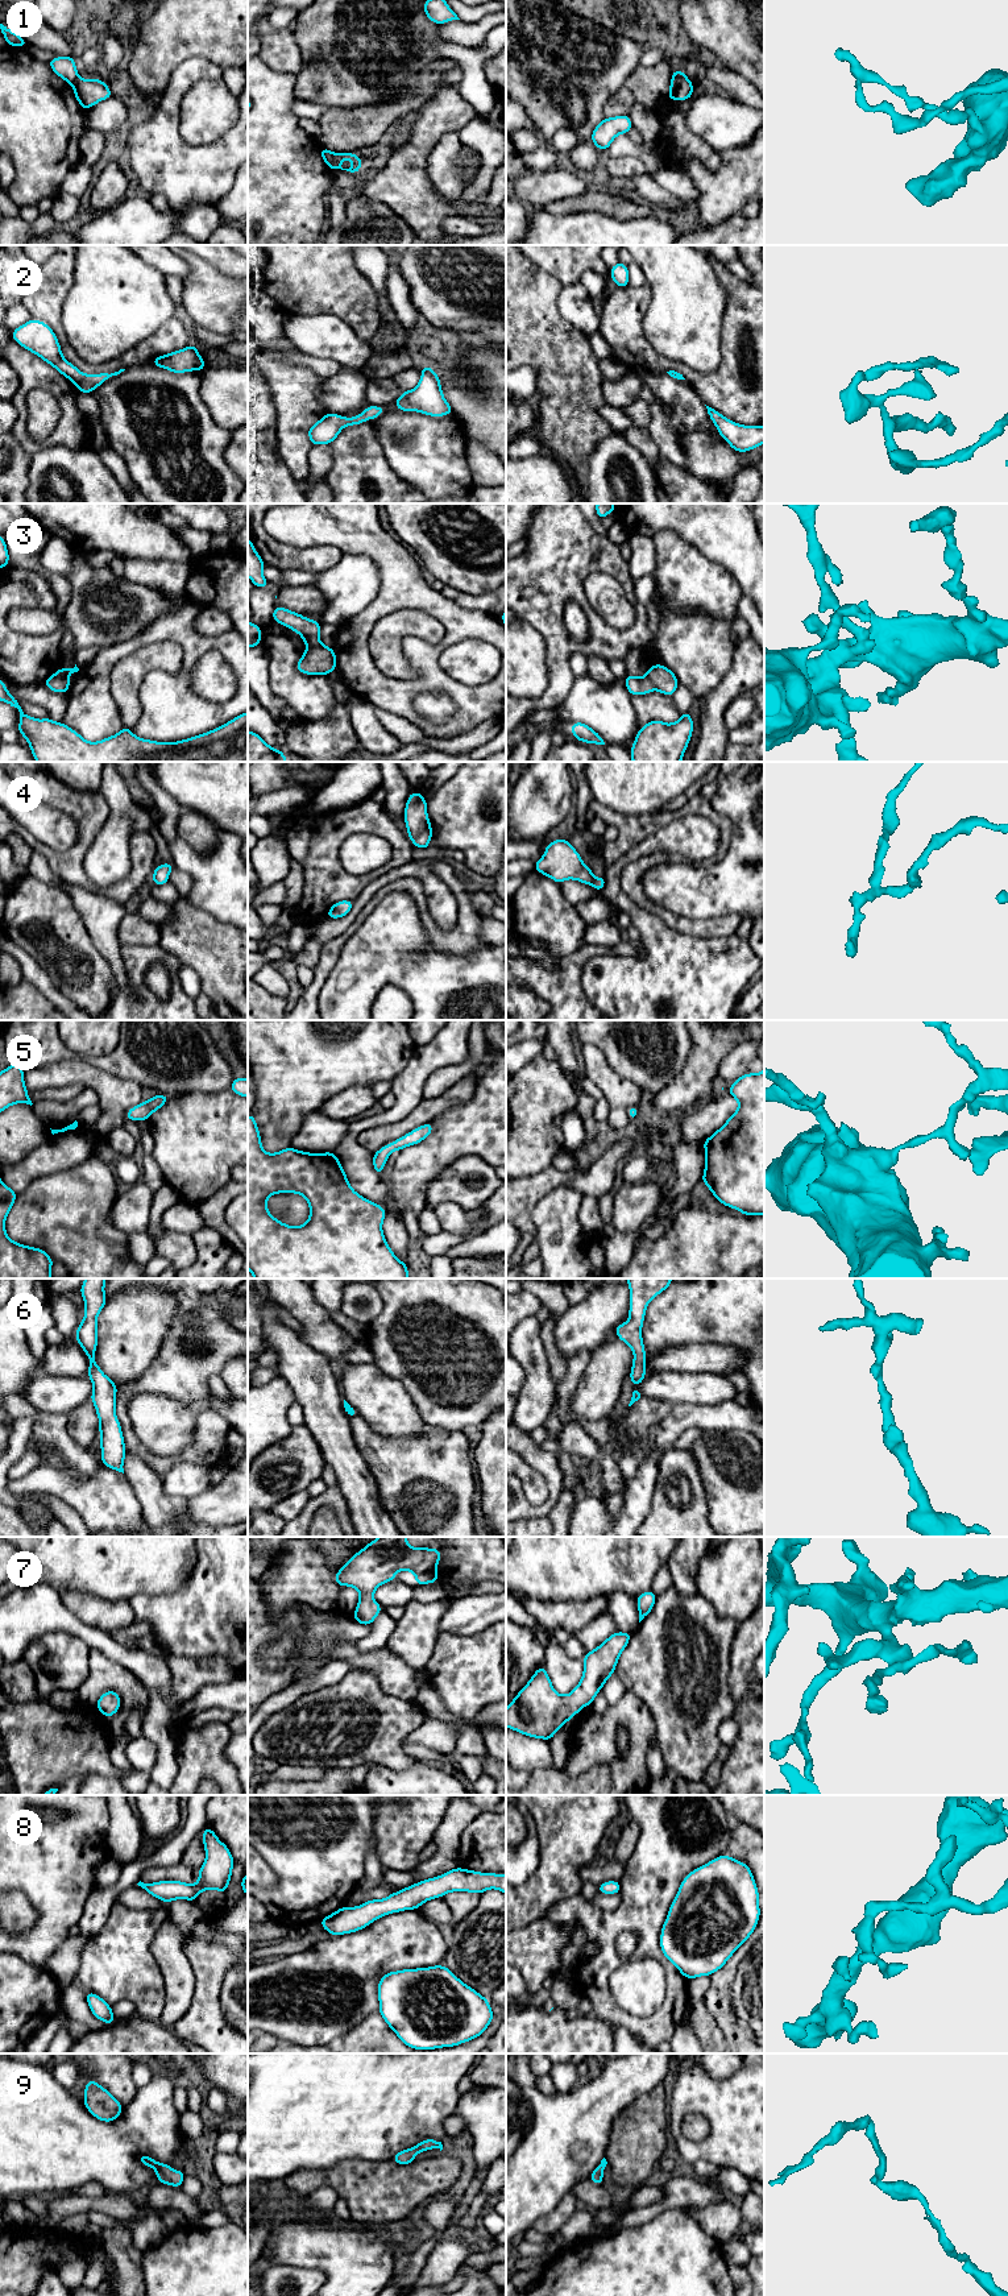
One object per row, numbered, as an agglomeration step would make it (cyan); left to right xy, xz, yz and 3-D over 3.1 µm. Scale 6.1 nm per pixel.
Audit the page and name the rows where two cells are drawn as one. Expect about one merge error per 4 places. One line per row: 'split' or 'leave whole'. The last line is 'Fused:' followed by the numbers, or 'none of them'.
1: split
2: leave whole
3: split
4: leave whole
5: leave whole
6: leave whole
7: leave whole
8: leave whole
9: leave whole
Fused: 1, 3

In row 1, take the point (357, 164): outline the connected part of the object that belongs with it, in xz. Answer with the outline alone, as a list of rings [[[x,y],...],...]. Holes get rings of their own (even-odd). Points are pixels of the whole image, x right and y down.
[[[335,153],[335,162],[331,170],[358,171],[365,163],[358,158],[358,153]]]

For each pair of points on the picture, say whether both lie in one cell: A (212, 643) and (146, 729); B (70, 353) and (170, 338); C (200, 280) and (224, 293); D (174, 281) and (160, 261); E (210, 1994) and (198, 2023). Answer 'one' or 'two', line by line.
A: one
B: one
C: one
D: two
E: one

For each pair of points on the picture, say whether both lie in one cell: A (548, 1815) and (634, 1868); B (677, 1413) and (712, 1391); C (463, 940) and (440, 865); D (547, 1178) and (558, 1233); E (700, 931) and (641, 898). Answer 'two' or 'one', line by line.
A: two
B: two
C: one
D: two
E: one

